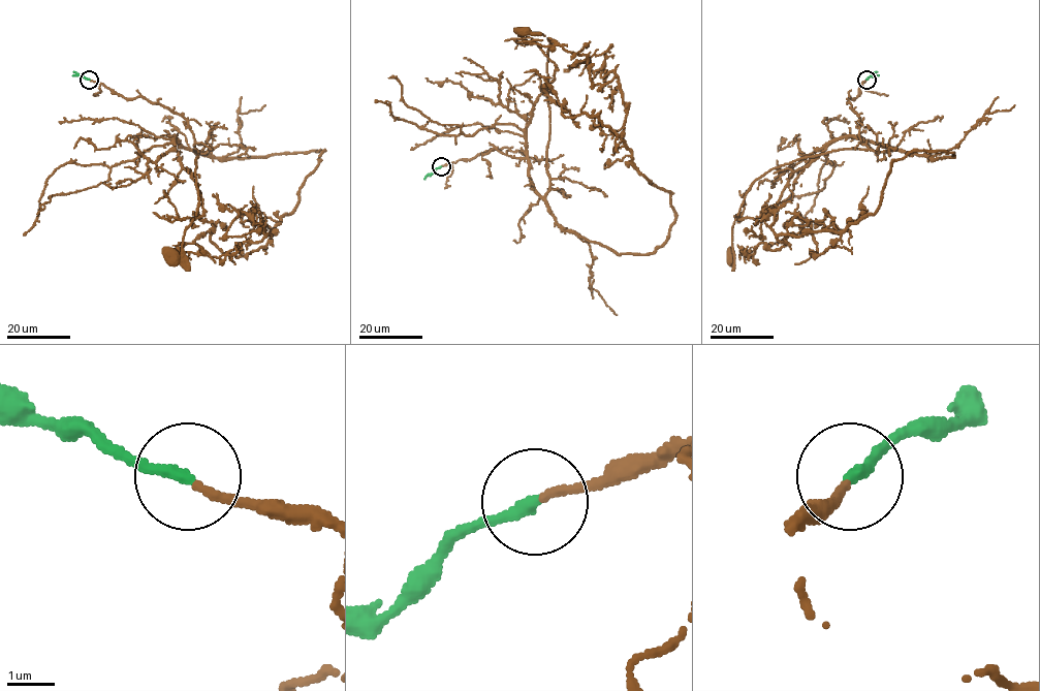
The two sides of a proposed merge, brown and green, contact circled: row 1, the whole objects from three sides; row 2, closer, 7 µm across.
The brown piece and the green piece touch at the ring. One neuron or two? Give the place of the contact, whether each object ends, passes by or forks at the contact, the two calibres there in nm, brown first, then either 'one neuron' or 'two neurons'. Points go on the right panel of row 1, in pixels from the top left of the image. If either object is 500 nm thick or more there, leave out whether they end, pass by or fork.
place (867, 80); brown ends; green ends; calibres 170 and 260 nm; one neuron

